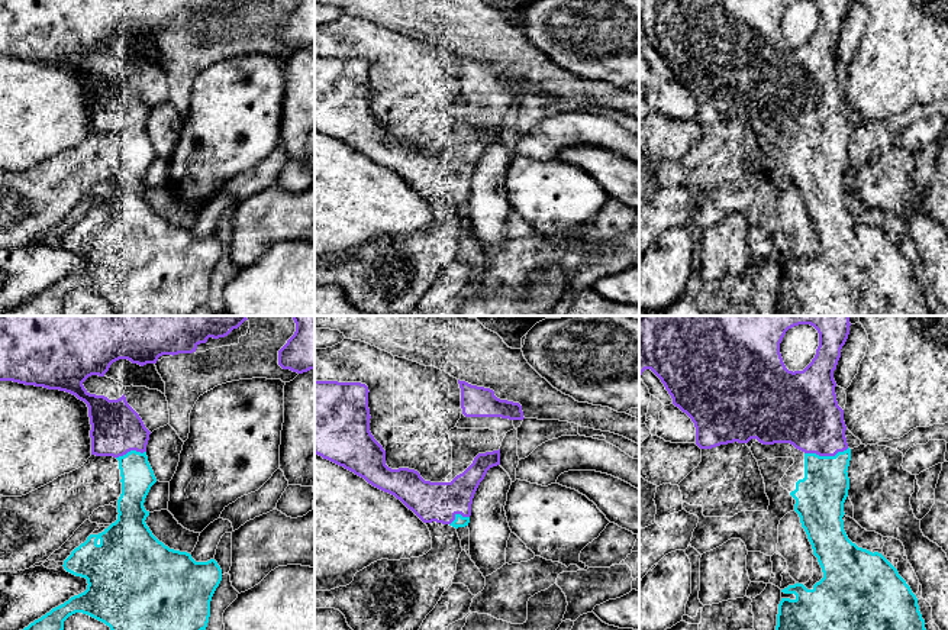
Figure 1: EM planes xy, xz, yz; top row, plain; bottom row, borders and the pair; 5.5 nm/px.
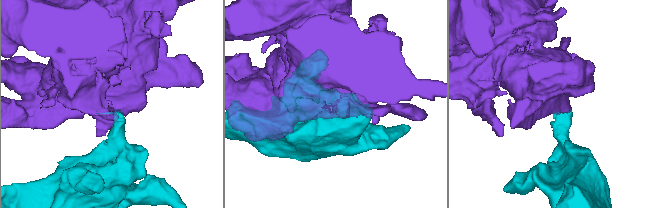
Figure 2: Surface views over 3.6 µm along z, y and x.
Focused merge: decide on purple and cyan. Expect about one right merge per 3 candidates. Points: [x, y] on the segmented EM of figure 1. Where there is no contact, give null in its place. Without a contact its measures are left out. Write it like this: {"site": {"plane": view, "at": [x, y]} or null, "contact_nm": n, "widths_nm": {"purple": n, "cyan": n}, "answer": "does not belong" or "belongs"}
{"site": {"plane": "yz", "at": [826, 455]}, "contact_nm": 260, "widths_nm": {"purple": 360, "cyan": 280}, "answer": "belongs"}

